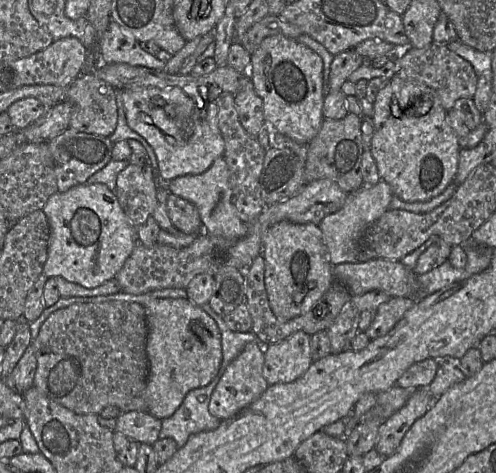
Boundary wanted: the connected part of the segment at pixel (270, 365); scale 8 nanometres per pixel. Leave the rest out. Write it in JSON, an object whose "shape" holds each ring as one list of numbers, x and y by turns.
{"shape":[[297,331,279,342,264,345,262,375,268,385,293,382,308,370,313,362,311,336]]}

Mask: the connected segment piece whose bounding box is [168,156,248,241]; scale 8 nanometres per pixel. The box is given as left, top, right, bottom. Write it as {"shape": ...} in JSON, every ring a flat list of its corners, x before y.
{"shape":[[224,156,215,159,210,168,202,174,185,175,171,180,168,189,170,193,195,205,202,222,202,232,231,241,241,239,247,234,248,225,239,219,232,202,229,169]]}

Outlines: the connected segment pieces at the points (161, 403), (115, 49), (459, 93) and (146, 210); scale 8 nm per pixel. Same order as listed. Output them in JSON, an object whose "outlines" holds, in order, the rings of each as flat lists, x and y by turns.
{"outlines":[[[188,298,154,299,144,309,148,328,146,352,149,374,143,399,146,411,161,420,175,413,189,391,208,385,217,375,222,360,221,333,215,321]],[[111,20,108,29,98,38,102,64,124,63,163,71,166,62,144,51,126,29]],[[432,42,424,48,397,49,397,54,398,70,393,77,416,80,430,87,436,92,446,111,453,109,455,102,460,98,473,98,478,77,472,65,450,51,446,44]],[[148,162,138,165,129,163,118,174,115,195,126,216,136,228,144,224,153,214,156,207,156,192,154,171]]]}

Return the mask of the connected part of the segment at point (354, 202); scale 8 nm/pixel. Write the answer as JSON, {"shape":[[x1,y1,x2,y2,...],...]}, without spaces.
{"shape":[[383,180,374,185,364,185,358,191,349,194,339,210,321,220,318,226,322,232,328,261,333,267,345,262,366,262,376,257,374,252,365,247,365,233,380,216,389,210,392,197,390,185]]}

